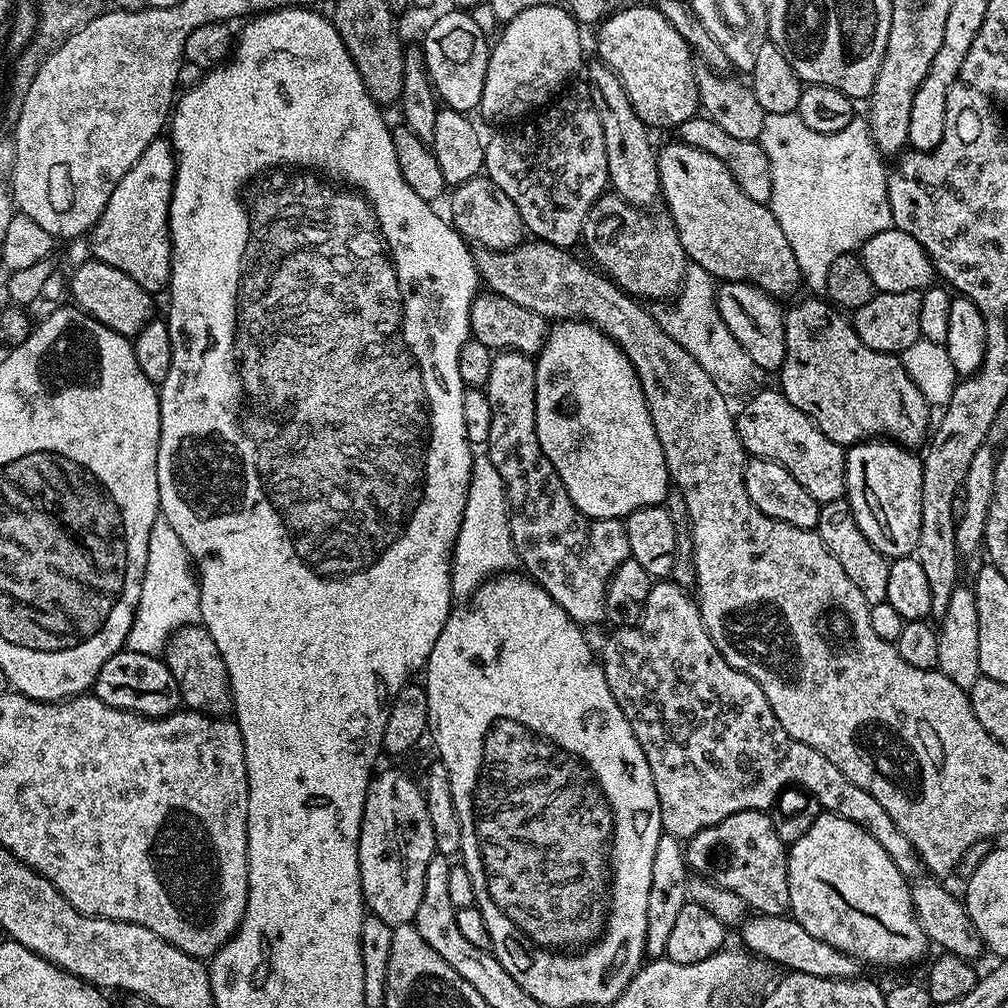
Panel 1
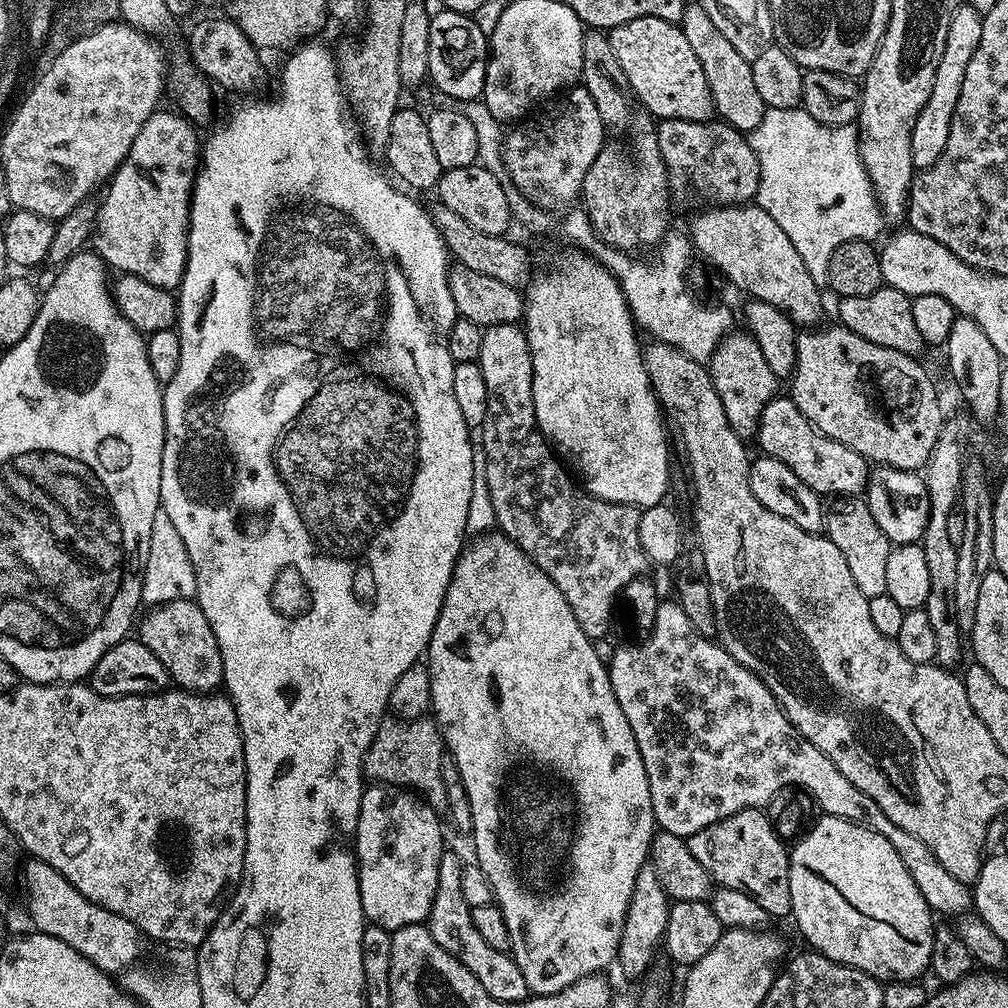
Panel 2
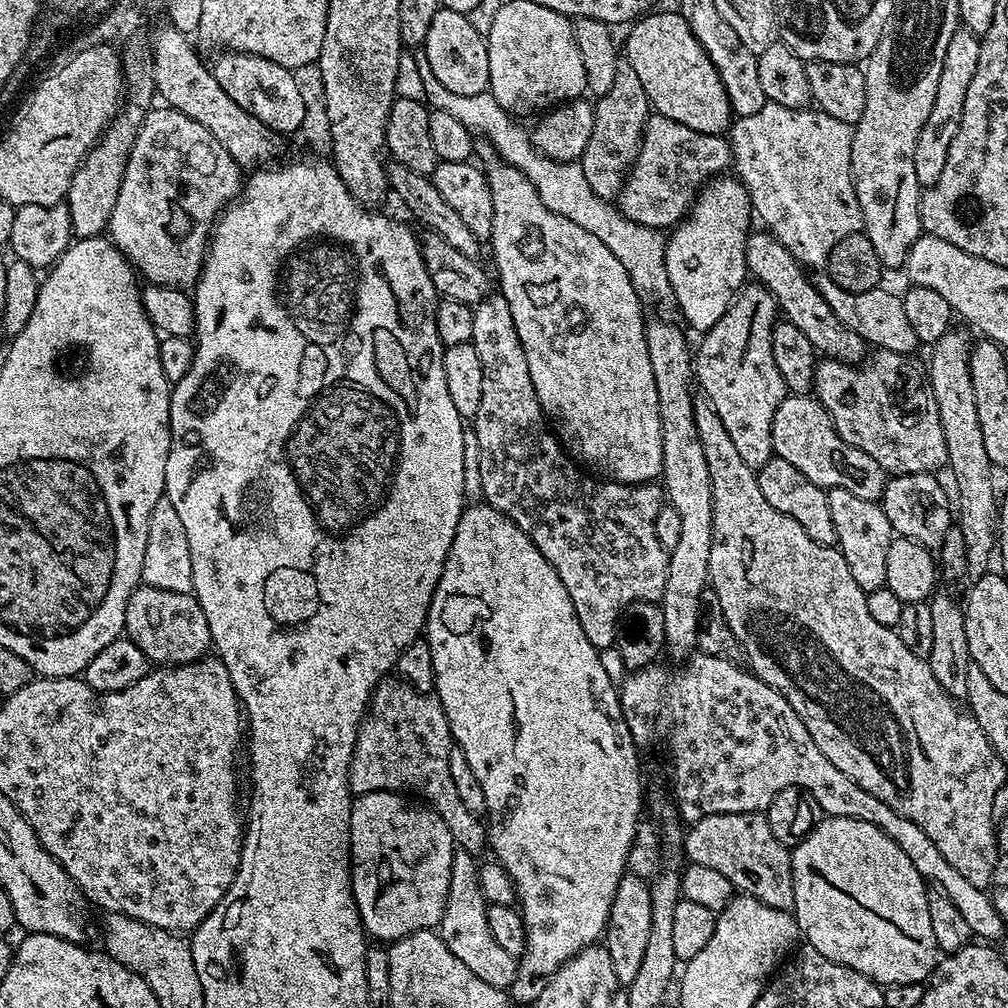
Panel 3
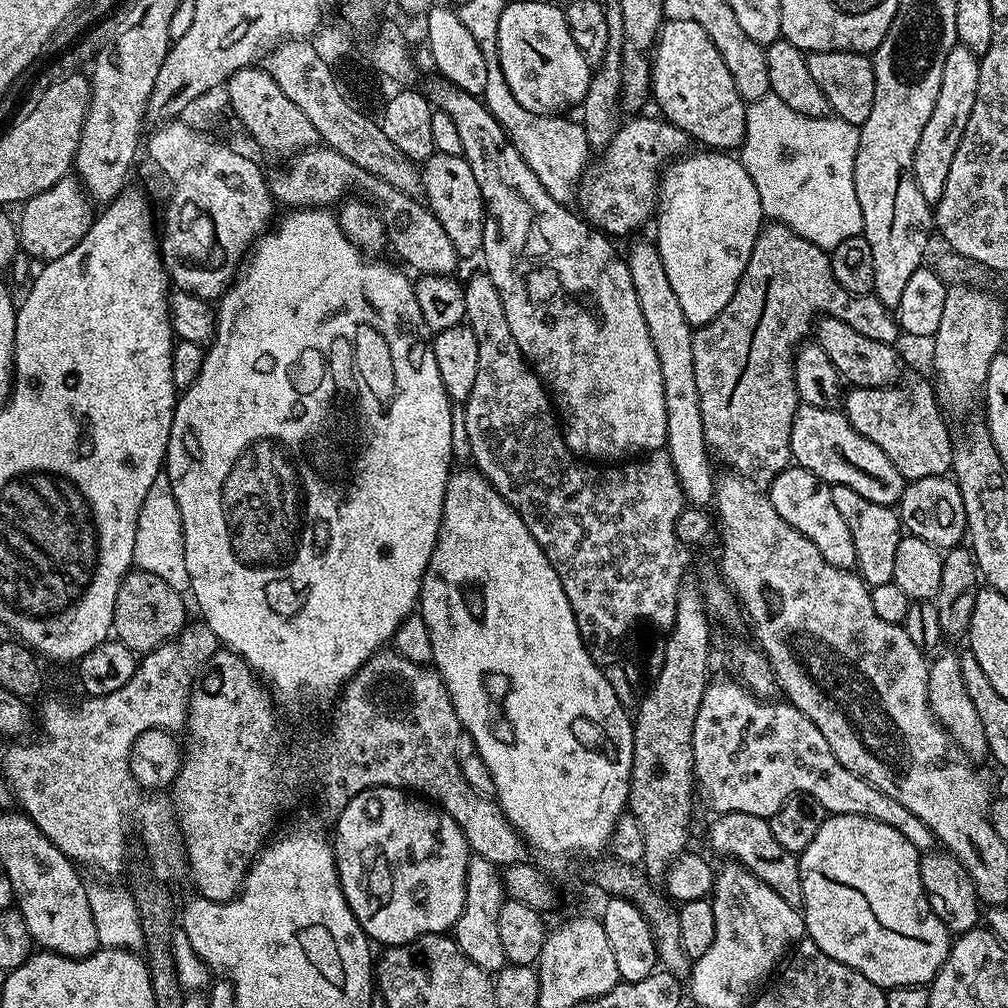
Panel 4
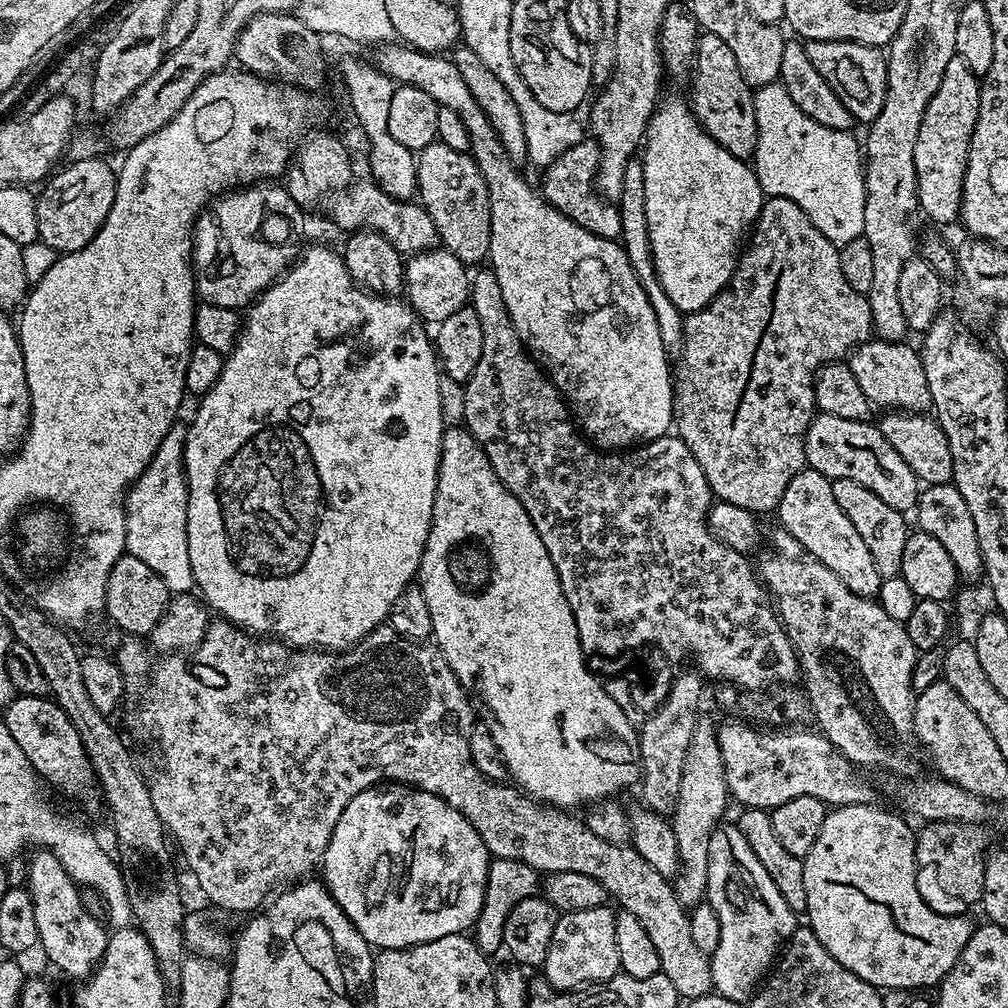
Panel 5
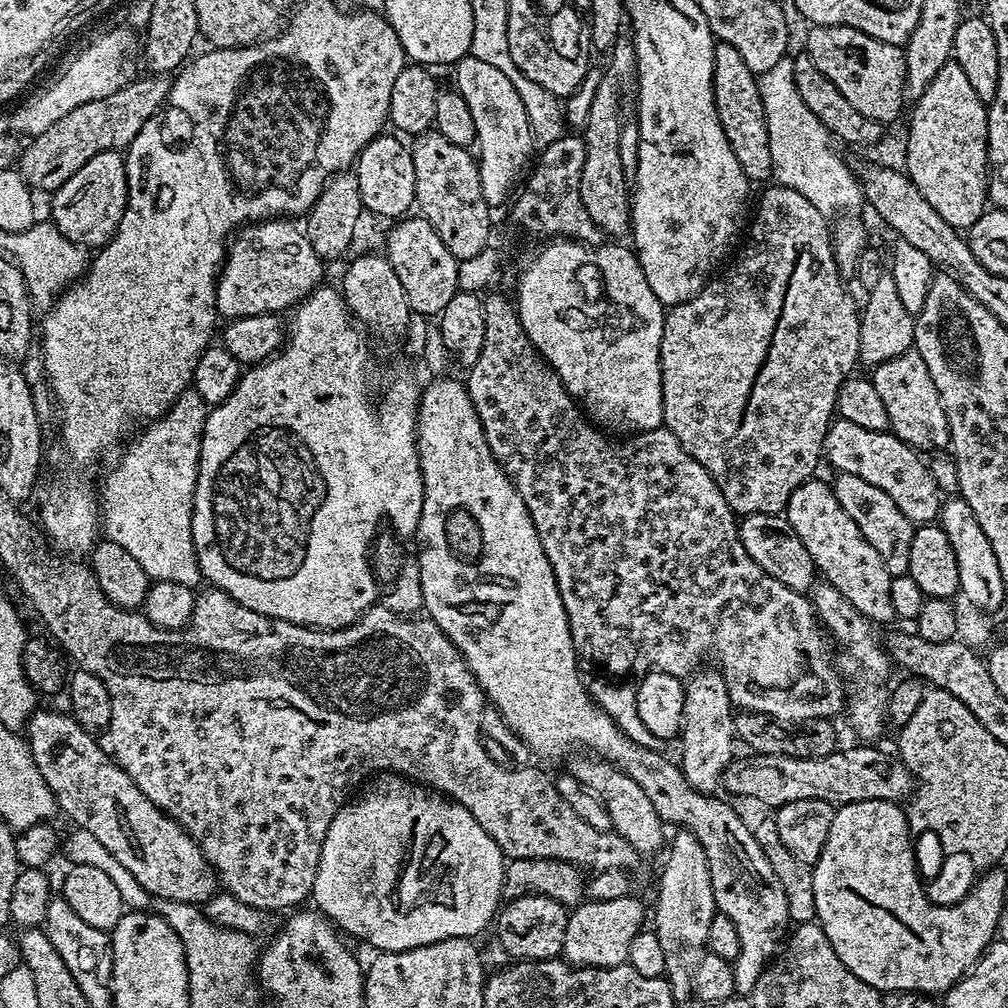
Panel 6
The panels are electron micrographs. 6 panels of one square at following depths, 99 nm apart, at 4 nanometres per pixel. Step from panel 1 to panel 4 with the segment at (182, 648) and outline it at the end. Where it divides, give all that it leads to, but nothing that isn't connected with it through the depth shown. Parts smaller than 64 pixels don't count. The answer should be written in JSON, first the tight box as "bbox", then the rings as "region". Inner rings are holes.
{"bbox":[112,568,189,654],"region":[[[141,568],[129,570],[122,578],[122,586],[118,586],[118,598],[114,598],[112,632],[115,639],[121,640],[131,652],[137,654],[154,651],[167,640],[179,636],[189,623],[184,599],[181,593],[166,586],[158,574],[150,574]]]}

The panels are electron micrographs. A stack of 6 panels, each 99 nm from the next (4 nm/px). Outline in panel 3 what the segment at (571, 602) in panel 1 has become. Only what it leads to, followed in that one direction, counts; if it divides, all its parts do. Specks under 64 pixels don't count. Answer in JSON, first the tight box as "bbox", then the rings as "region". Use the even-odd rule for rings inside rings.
{"bbox":[470,294,669,649],"region":[[[489,294],[472,308],[474,318],[474,334],[470,343],[478,350],[478,358],[482,358],[482,402],[478,405],[478,414],[474,421],[474,429],[478,438],[478,448],[481,450],[481,490],[483,499],[491,508],[497,508],[506,514],[520,527],[538,546],[542,558],[554,566],[558,578],[562,578],[562,586],[566,586],[566,594],[570,594],[570,602],[574,602],[574,614],[578,614],[578,626],[582,626],[582,634],[590,638],[596,649],[608,648],[617,643],[616,623],[627,609],[628,605],[636,600],[650,600],[659,602],[666,586],[666,570],[668,569],[669,549],[658,542],[658,534],[654,530],[654,522],[658,518],[658,510],[665,507],[666,497],[661,485],[656,482],[646,484],[619,484],[617,480],[597,478],[589,474],[583,467],[578,466],[564,451],[559,439],[554,435],[549,421],[546,419],[542,406],[538,402],[538,394],[534,390],[534,382],[530,382],[530,366],[526,366],[526,354],[522,350],[522,342],[518,342],[518,330],[514,330],[514,318],[510,314],[510,302],[499,294]]]}

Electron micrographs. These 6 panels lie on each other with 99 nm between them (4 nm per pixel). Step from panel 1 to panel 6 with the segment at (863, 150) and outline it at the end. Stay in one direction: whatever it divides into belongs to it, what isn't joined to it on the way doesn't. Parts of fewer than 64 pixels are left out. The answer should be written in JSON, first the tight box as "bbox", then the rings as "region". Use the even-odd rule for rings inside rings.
{"bbox":[756,59,862,217],"region":[[[794,59],[779,60],[770,70],[759,73],[756,78],[758,94],[762,98],[762,110],[766,122],[766,134],[770,146],[770,162],[772,163],[772,176],[775,183],[782,188],[798,190],[802,198],[807,198],[826,217],[835,217],[835,212],[844,212],[847,208],[856,208],[862,204],[860,181],[857,180],[853,169],[836,153],[837,145],[834,137],[818,118],[814,118],[806,102],[802,102],[802,94],[798,94],[798,86],[794,83]]]}

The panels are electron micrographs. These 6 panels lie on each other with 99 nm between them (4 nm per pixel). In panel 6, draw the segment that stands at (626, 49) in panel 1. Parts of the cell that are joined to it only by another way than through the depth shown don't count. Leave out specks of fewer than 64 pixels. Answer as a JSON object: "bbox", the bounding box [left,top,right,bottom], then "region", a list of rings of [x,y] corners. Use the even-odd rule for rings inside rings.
{"bbox":[712,43,772,181],"region":[[[717,43],[715,61],[716,72],[712,76],[712,86],[716,90],[718,122],[722,122],[722,130],[734,150],[734,158],[738,158],[749,181],[769,179],[772,176],[772,163],[762,98],[756,85],[757,73],[752,72],[746,62],[742,62],[738,50],[729,44]]]}

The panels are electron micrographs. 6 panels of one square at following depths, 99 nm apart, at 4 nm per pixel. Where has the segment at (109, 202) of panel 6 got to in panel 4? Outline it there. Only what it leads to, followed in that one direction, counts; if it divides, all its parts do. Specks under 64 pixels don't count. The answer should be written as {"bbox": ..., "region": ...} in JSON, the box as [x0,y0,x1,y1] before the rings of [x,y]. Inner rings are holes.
{"bbox":[18,178,94,262],"region":[[[76,178],[59,180],[50,190],[23,201],[18,215],[18,235],[21,249],[29,252],[39,262],[47,262],[62,258],[62,254],[70,254],[78,242],[90,230],[94,219],[93,201],[84,190],[84,185]]]}

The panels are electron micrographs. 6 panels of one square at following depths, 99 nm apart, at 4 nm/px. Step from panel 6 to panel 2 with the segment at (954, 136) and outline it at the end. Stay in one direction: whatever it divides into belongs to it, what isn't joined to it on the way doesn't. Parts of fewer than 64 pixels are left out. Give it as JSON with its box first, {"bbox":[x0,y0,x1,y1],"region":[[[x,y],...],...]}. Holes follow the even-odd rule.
{"bbox":[910,2,983,170],"region":[[[966,2],[961,3],[950,18],[950,30],[946,30],[946,46],[942,46],[942,58],[938,61],[938,71],[934,73],[934,90],[930,90],[930,98],[926,98],[926,106],[922,106],[914,122],[914,130],[910,134],[913,169],[923,170],[934,166],[946,150],[954,110],[962,94],[962,78],[966,78],[966,66],[970,66],[970,58],[974,58],[978,42],[982,42],[983,25],[983,15]]]}

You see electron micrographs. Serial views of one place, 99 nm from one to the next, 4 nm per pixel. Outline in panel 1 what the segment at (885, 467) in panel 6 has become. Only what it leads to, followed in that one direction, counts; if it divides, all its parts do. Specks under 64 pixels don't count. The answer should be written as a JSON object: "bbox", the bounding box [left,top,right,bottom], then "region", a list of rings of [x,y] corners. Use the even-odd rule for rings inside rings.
{"bbox":[735,390,846,505],"region":[[[779,390],[749,395],[744,409],[735,413],[738,438],[749,457],[778,462],[820,505],[846,496],[845,449],[836,444],[798,406],[794,406]]]}

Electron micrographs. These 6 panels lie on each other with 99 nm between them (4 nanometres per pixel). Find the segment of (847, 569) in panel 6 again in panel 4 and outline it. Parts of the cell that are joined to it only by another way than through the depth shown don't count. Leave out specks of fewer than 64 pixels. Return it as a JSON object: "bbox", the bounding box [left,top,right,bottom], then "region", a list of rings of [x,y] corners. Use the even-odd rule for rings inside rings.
{"bbox":[766,466,855,569],"region":[[[789,466],[783,468],[767,485],[766,495],[774,510],[778,510],[778,514],[782,514],[782,518],[786,518],[794,530],[806,534],[806,538],[810,538],[810,542],[822,550],[822,558],[826,558],[830,566],[855,569],[854,538],[850,538],[850,526],[846,526],[846,518],[842,518],[842,514],[838,514],[834,507],[832,485],[810,474],[810,470]]]}

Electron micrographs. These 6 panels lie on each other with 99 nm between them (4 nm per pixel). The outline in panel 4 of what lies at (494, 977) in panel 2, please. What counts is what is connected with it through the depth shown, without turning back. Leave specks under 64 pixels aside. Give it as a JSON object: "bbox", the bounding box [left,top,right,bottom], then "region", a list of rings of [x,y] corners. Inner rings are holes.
{"bbox":[454,854,506,974],"region":[[[475,854],[469,855],[466,870],[466,902],[462,906],[462,914],[454,929],[454,939],[462,954],[466,954],[466,958],[470,958],[474,966],[489,974],[499,972],[506,964],[502,938],[498,938],[498,914],[502,914],[505,899],[501,869],[486,858]]]}

